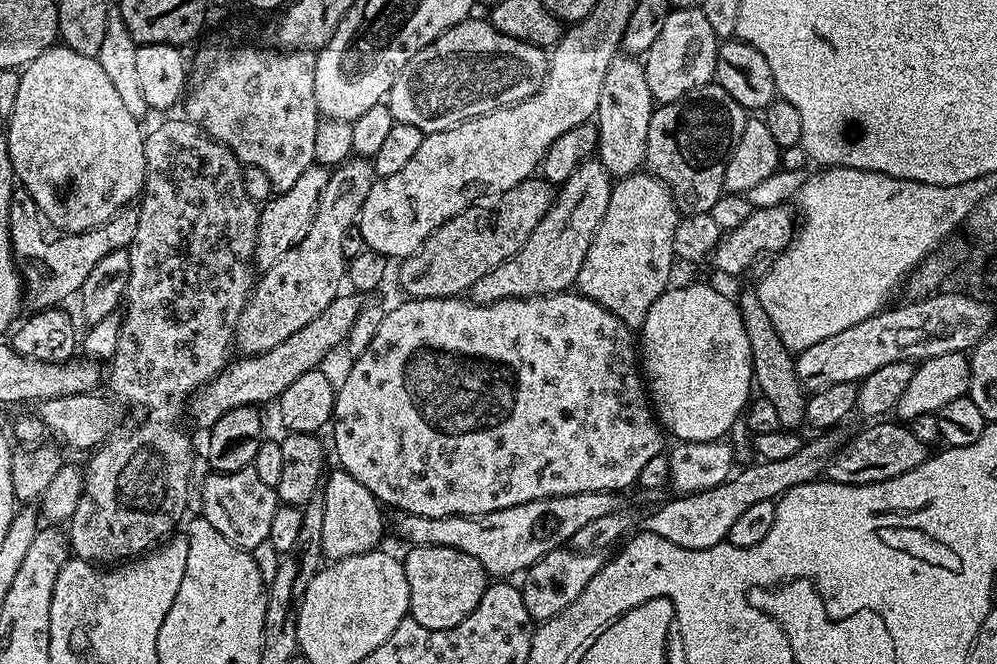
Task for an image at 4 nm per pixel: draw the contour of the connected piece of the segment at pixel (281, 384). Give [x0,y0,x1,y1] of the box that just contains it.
[186,294,362,430]

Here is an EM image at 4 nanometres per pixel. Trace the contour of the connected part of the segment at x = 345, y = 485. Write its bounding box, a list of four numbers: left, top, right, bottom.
[322,471,385,562]

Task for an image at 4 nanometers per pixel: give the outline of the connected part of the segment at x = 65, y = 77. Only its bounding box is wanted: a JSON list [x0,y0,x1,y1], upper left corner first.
[6,46,146,232]

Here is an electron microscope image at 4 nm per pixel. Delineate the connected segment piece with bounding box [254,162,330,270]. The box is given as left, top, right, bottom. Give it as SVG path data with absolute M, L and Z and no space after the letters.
M314 162L298 177L298 182L294 182L294 186L290 186L290 190L275 193L260 208L254 257L254 264L257 269L265 270L274 266L282 258L282 254L286 254L291 247L306 237L306 232L314 219L319 198L322 197L322 190L326 187L329 173L329 169L325 165Z

